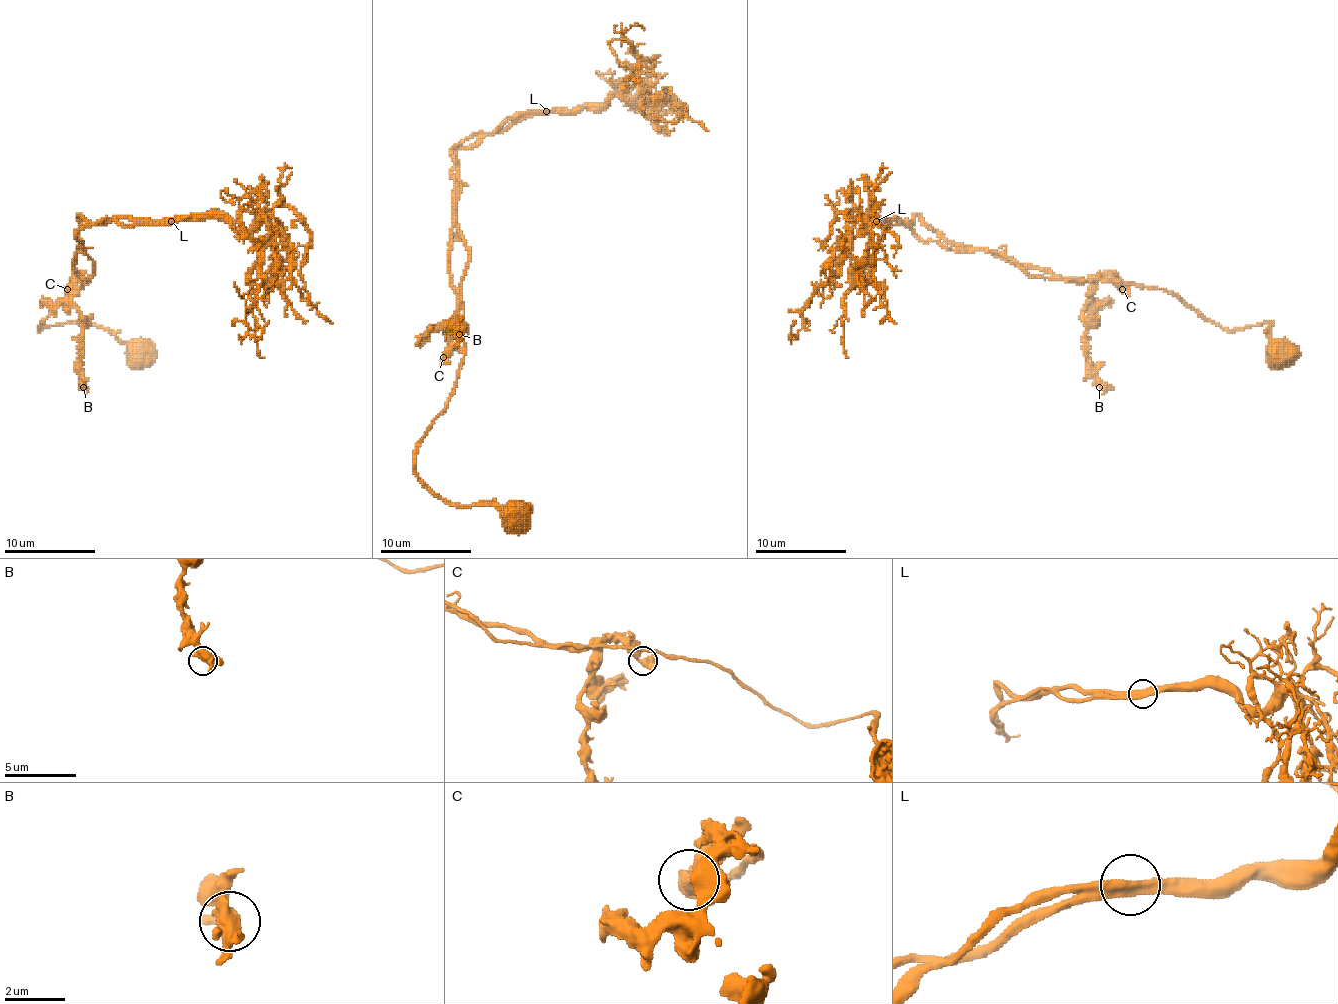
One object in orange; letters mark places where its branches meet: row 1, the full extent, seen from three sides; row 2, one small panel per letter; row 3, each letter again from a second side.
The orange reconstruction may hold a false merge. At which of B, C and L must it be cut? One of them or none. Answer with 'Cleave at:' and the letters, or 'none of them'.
Cleave at: none of them

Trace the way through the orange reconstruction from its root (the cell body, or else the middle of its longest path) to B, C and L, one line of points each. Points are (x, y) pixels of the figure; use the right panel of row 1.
B: (1278, 355), (1269, 323), (1223, 330), (1163, 289), (1095, 280), (1083, 321), (1088, 373), (1099, 387)
C: (1278, 355), (1269, 323), (1223, 330), (1163, 289), (1095, 280), (1109, 277), (1122, 289)
L: (1278, 355), (1269, 323), (1223, 330), (1163, 289), (1056, 280), (955, 248), (917, 216), (875, 220)

